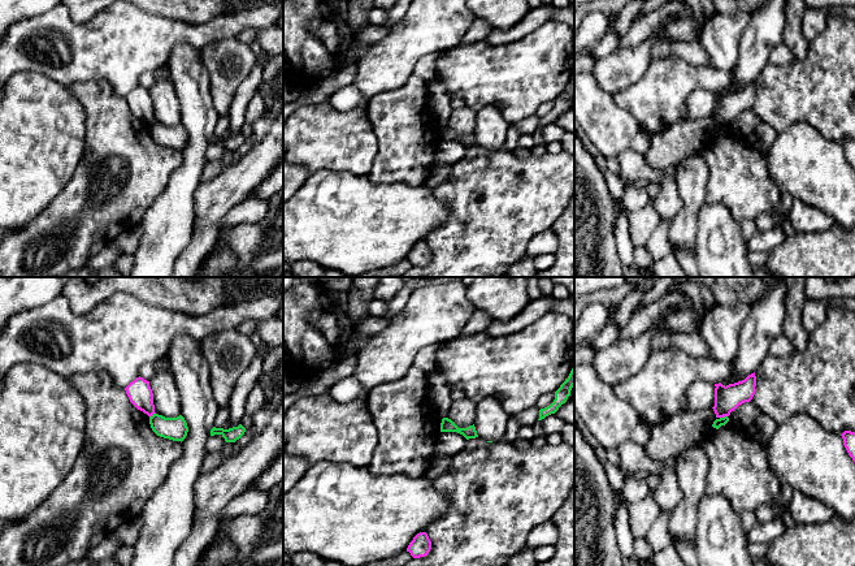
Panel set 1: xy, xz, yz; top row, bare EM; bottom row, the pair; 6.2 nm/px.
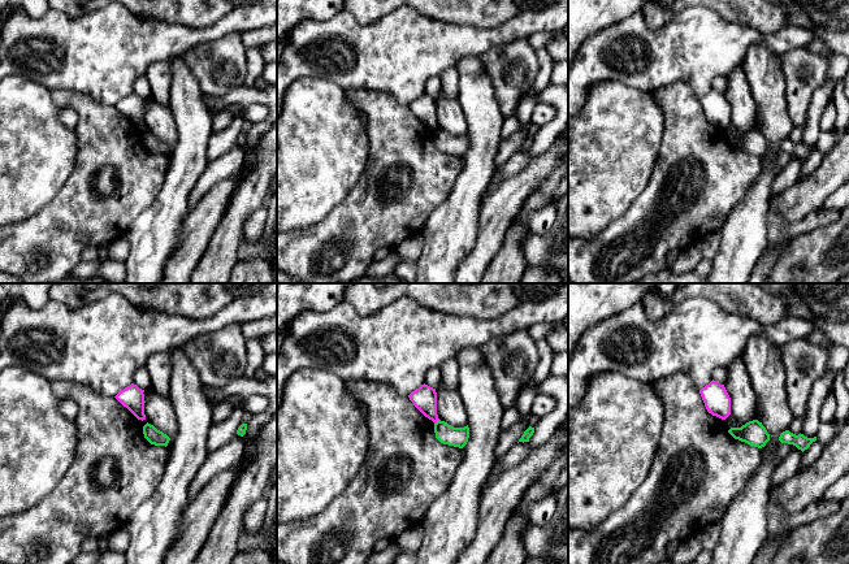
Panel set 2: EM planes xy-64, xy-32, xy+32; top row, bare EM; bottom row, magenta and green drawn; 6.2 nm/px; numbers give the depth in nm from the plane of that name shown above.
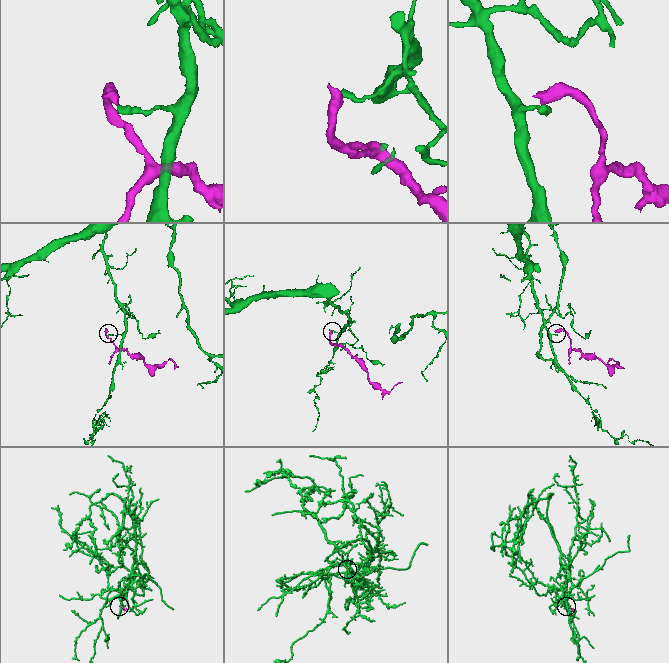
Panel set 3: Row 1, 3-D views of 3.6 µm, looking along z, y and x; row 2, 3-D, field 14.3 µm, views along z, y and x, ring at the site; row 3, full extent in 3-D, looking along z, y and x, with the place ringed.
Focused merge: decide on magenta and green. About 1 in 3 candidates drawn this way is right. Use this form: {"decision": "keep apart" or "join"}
{"decision": "keep apart"}

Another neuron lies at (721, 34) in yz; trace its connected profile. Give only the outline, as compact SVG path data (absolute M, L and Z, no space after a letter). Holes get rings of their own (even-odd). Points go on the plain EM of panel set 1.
M748 12L719 13L702 25L700 43L708 56L709 68L732 70L739 57L739 44L748 26Z

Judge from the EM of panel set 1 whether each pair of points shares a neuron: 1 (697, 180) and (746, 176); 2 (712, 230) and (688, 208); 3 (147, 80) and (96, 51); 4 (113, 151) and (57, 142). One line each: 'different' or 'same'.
1: different
2: different
3: different
4: different

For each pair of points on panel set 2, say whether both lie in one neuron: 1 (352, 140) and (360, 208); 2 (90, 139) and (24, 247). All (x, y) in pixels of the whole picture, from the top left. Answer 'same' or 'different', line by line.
1: different
2: same

